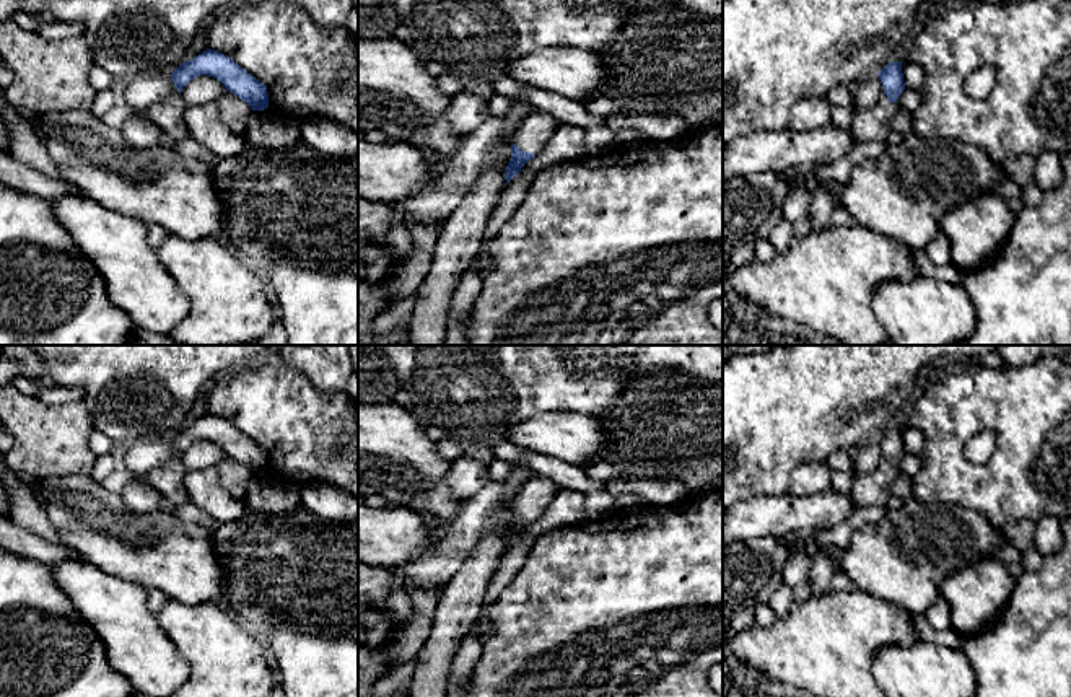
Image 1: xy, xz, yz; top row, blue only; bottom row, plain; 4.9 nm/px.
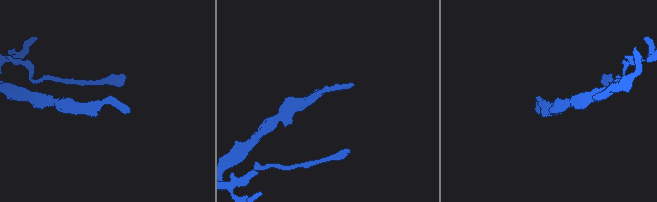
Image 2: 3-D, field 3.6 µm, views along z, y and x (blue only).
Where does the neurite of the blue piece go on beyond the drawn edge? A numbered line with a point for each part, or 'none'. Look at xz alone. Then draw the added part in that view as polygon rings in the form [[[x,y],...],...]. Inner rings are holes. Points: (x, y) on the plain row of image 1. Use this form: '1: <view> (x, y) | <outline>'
1: xz (536, 495) | [[[532,476],[518,492],[511,510],[537,519],[547,511],[558,490],[560,487],[552,479]]]

